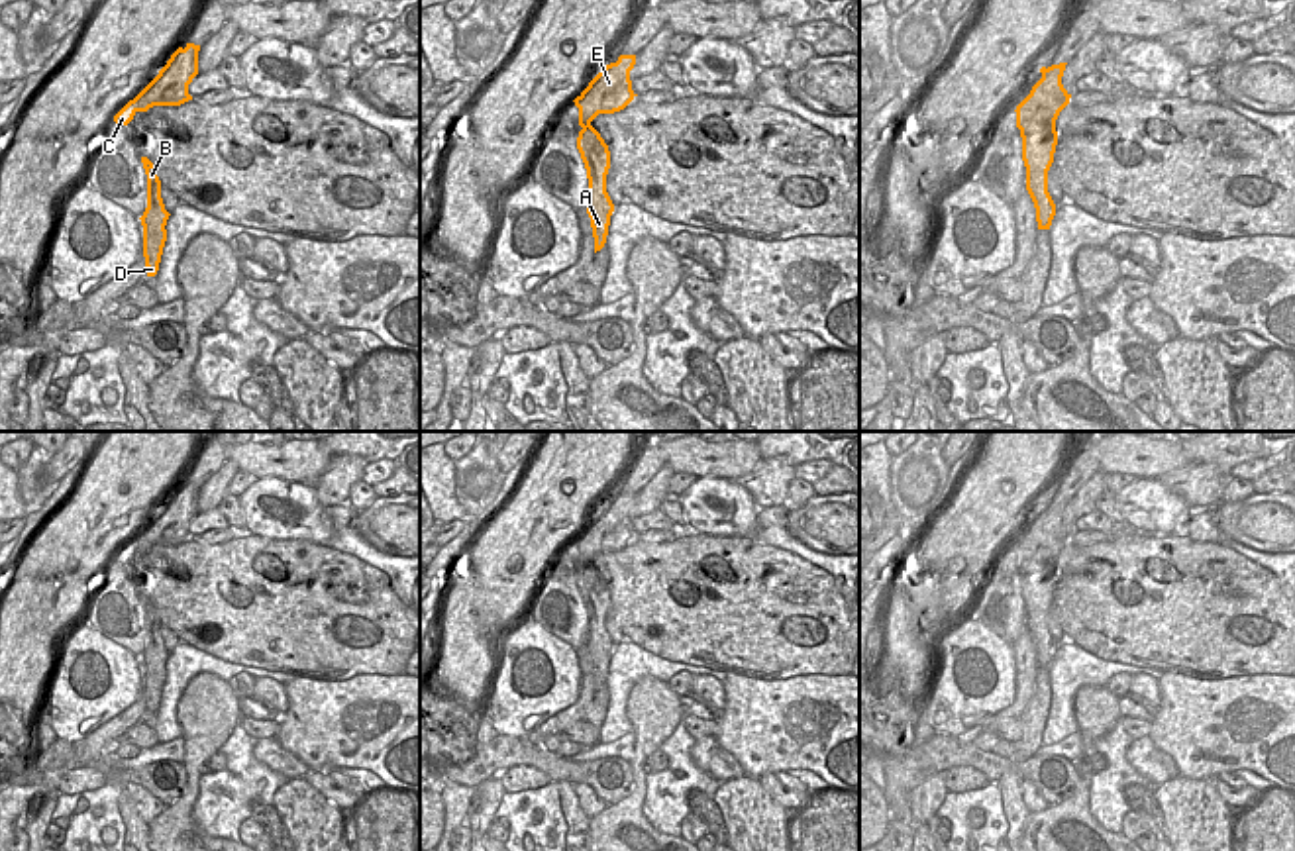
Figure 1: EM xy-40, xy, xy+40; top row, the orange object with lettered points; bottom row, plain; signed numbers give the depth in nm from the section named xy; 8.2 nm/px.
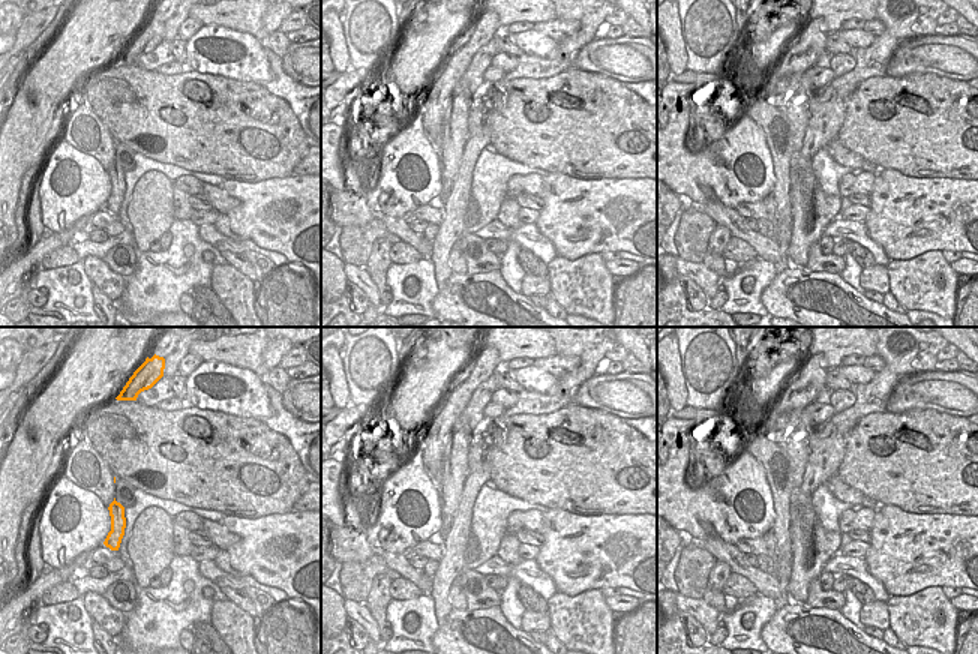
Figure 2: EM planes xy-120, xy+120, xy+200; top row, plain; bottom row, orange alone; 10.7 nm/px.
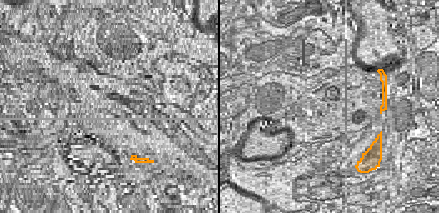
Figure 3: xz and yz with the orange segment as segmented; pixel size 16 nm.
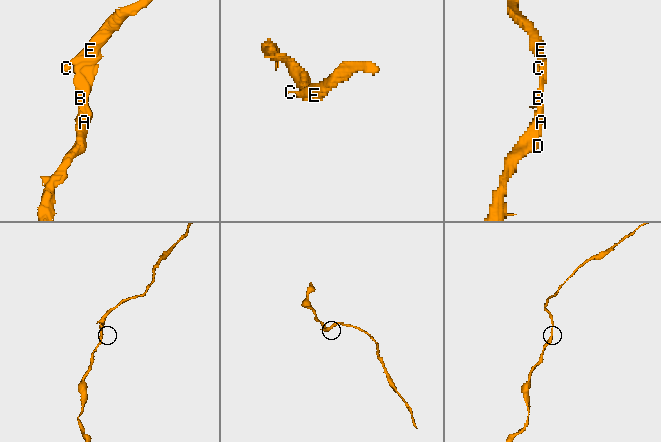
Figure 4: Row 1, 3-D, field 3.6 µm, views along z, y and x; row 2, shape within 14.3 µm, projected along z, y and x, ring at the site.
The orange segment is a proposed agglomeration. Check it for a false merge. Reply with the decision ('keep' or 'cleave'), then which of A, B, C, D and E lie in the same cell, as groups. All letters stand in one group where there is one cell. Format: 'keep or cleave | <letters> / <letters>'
keep | A B C D E

